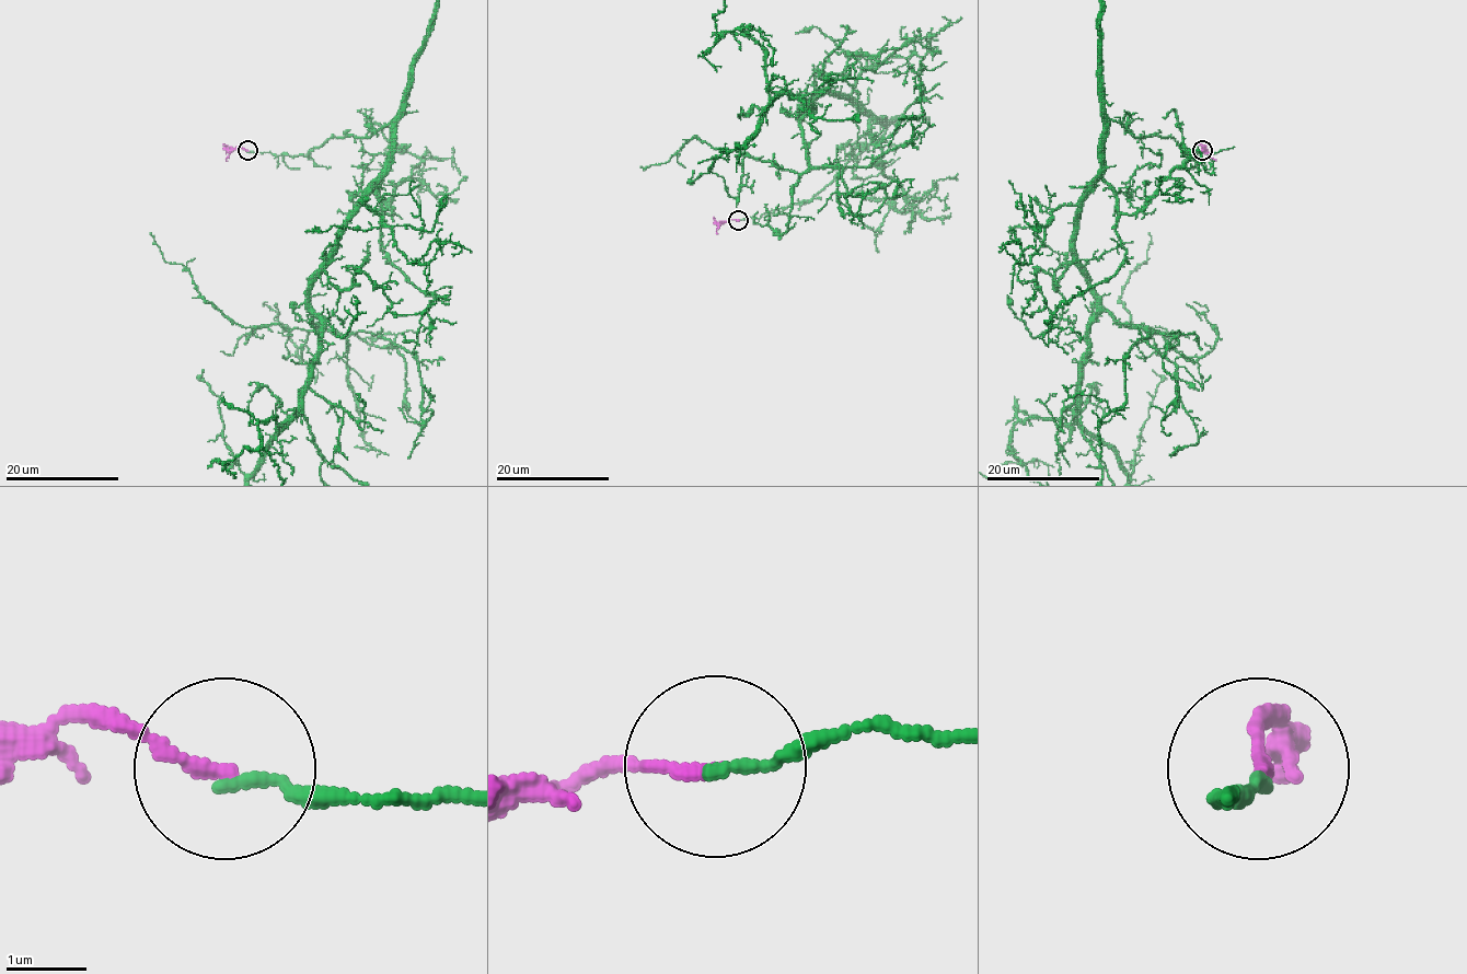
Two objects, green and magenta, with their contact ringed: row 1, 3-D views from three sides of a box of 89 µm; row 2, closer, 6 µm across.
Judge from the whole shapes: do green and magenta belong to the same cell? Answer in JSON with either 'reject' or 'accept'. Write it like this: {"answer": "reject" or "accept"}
{"answer": "reject"}

